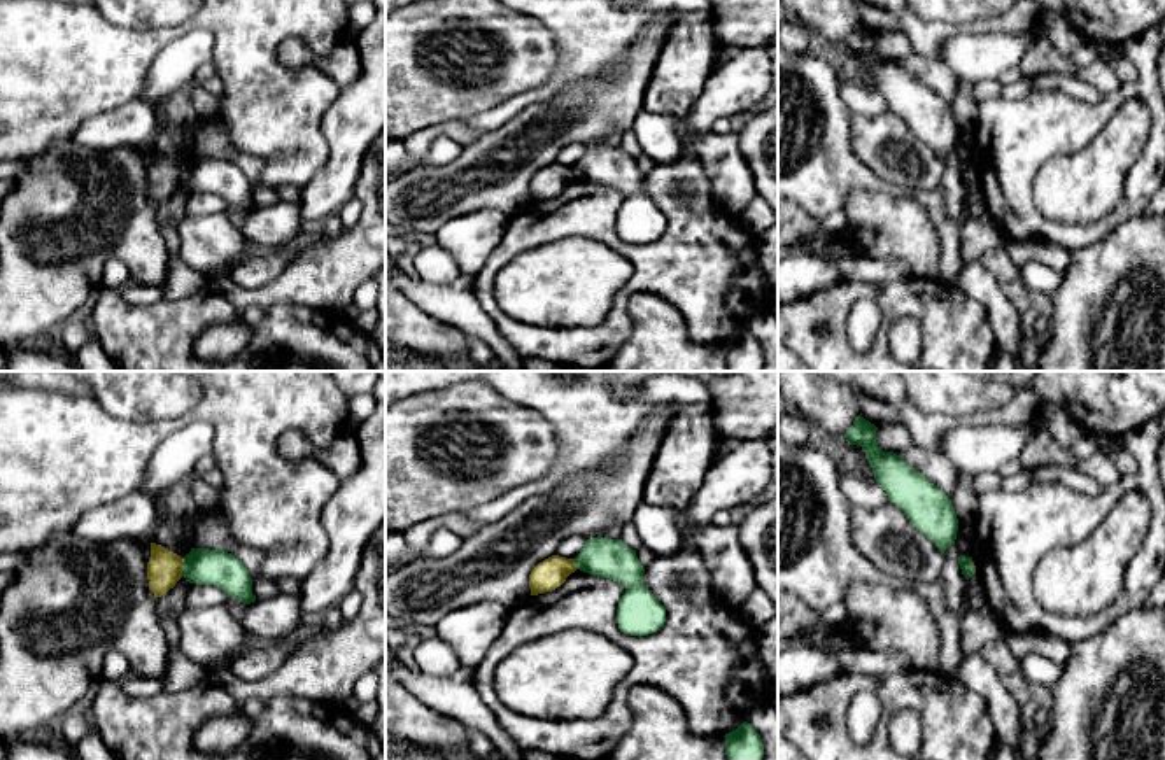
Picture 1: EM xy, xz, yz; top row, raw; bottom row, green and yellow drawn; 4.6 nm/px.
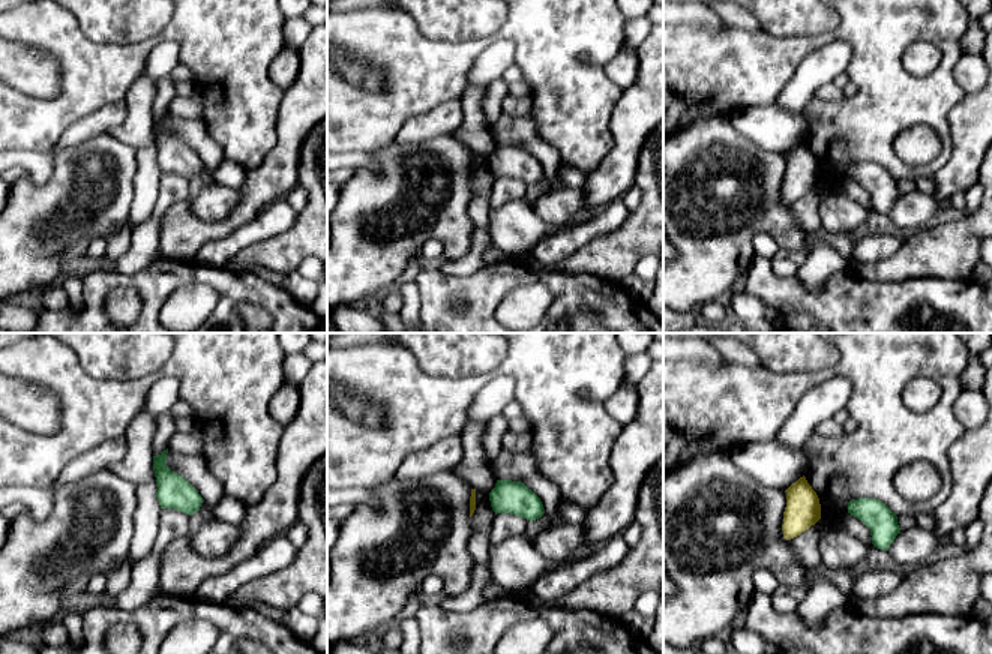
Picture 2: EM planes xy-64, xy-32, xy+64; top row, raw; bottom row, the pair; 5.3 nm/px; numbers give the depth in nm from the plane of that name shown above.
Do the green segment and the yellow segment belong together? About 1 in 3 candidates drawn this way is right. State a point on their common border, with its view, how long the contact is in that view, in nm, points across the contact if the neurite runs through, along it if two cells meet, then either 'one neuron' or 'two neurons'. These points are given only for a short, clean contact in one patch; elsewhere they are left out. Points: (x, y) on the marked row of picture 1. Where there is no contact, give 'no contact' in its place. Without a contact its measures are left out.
contact xy (184, 568); length 80 nm; border xy (184, 559), (181, 575); two neurons

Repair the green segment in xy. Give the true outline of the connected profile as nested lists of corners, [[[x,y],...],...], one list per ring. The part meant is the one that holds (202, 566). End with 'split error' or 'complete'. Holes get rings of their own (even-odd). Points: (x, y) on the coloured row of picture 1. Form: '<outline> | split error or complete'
[[[191,548],[184,557],[182,576],[189,583],[219,587],[228,597],[238,597],[244,604],[256,601],[247,567],[224,550]]] | complete

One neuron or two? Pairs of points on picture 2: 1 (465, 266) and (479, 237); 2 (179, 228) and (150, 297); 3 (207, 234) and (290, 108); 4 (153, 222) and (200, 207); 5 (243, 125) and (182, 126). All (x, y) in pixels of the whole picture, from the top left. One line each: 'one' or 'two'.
1: one
2: two
3: one
4: two
5: two

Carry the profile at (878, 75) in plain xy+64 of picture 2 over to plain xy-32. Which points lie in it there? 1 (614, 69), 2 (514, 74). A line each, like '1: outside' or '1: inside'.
1: outside
2: outside

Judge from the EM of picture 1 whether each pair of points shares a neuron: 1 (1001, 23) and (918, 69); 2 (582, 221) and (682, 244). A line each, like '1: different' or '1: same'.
1: different
2: same

